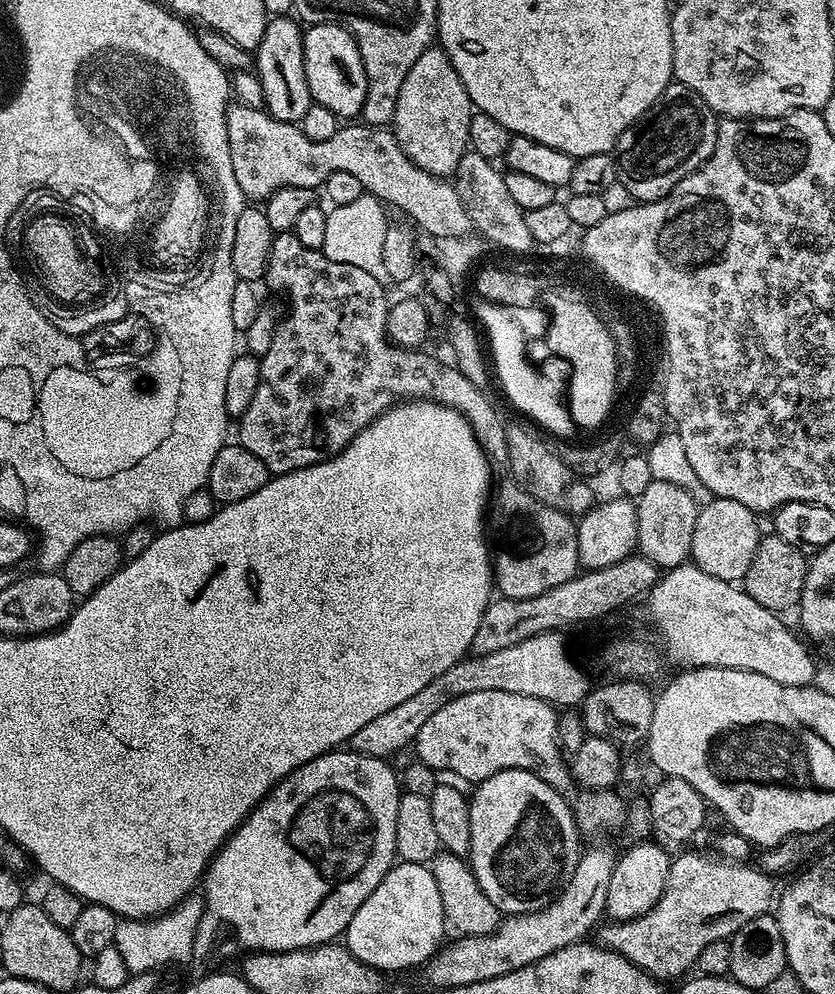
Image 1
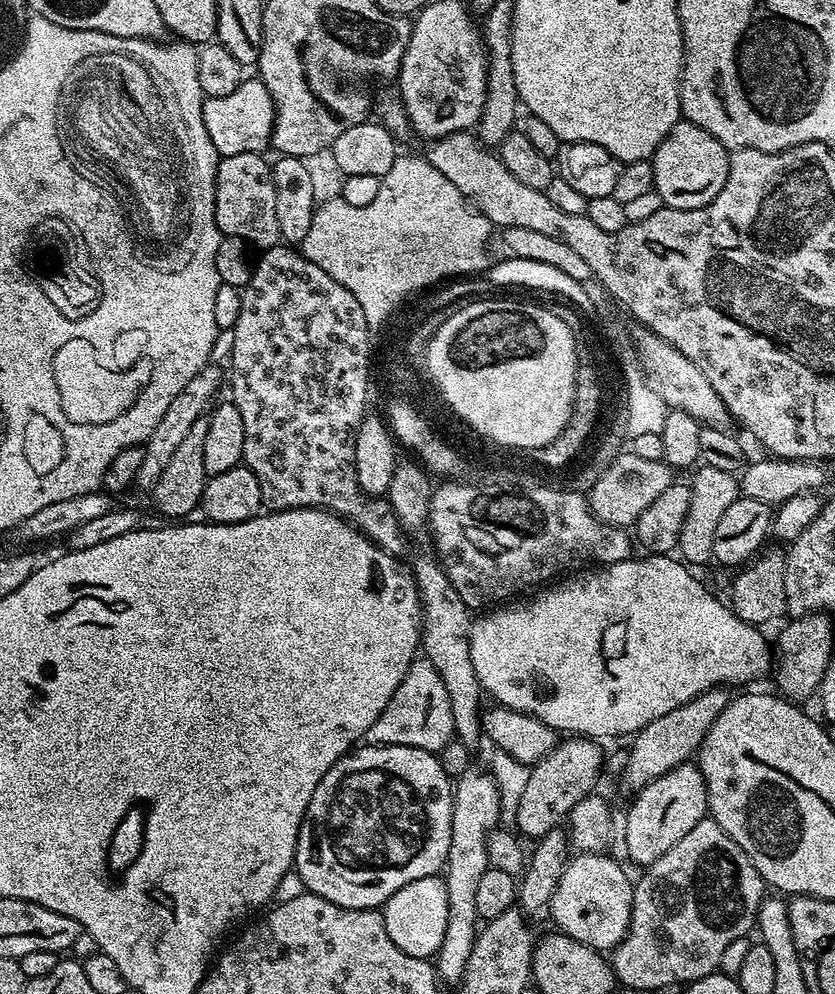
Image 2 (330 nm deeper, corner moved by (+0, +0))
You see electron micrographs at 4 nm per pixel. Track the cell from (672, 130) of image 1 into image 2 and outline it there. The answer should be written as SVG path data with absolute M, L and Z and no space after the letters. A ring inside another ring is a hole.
M681 118L662 138L658 150L652 155L654 170L654 191L660 195L664 207L678 210L698 210L714 198L718 198L718 190L726 186L728 173L729 149L714 138L702 126L693 124L691 120Z

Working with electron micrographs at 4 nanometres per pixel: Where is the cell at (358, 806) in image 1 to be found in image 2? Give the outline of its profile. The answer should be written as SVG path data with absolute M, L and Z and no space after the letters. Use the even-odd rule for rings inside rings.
M360 746L342 756L340 761L331 768L318 782L318 790L314 790L314 798L310 798L310 806L306 806L304 821L300 823L300 833L296 843L296 859L294 870L302 878L305 889L318 898L326 898L326 902L334 902L334 906L343 908L370 908L373 910L383 906L390 897L398 894L402 886L410 882L418 882L418 878L435 876L448 862L450 850L450 830L452 829L452 793L454 791L453 777L442 770L442 762L435 752L418 750L414 746Z

